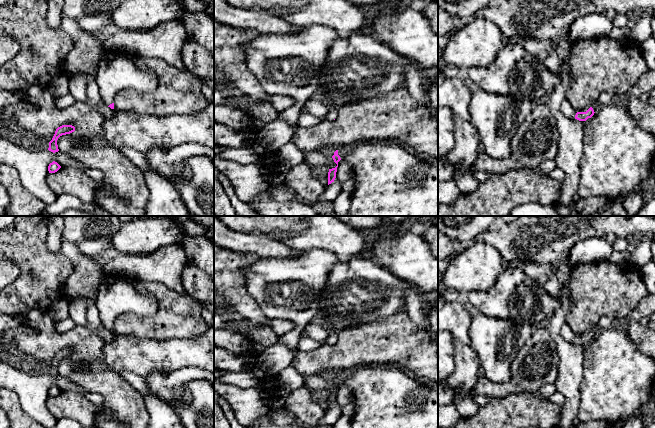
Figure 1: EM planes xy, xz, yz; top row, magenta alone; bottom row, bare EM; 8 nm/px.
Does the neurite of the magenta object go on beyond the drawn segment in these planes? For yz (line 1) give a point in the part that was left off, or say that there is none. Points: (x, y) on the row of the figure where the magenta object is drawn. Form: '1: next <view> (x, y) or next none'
1: next none

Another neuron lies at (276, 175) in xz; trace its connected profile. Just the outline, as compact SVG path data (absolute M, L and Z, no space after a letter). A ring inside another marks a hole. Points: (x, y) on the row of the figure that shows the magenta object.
M277 163L273 168L268 170L266 178L271 186L283 184L289 170L289 167Z

